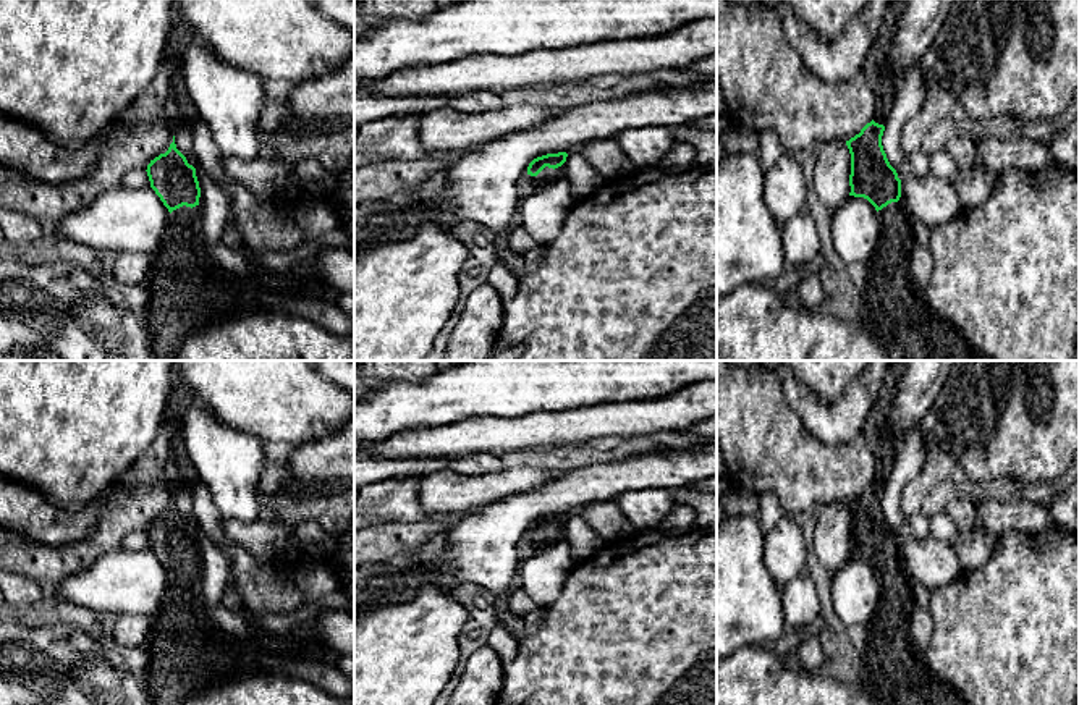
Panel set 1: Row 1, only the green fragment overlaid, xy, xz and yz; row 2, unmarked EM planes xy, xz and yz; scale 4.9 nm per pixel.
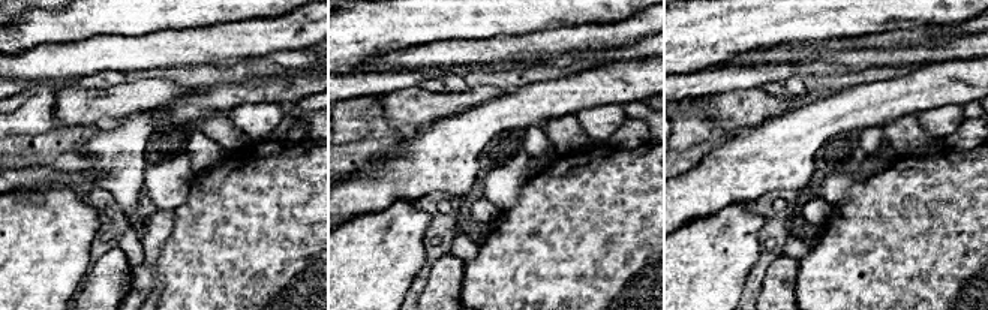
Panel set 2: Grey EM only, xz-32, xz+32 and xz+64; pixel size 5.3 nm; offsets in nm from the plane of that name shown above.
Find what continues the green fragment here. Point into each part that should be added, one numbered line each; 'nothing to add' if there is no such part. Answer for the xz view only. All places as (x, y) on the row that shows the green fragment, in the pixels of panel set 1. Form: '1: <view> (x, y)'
1: xz (528, 185)

